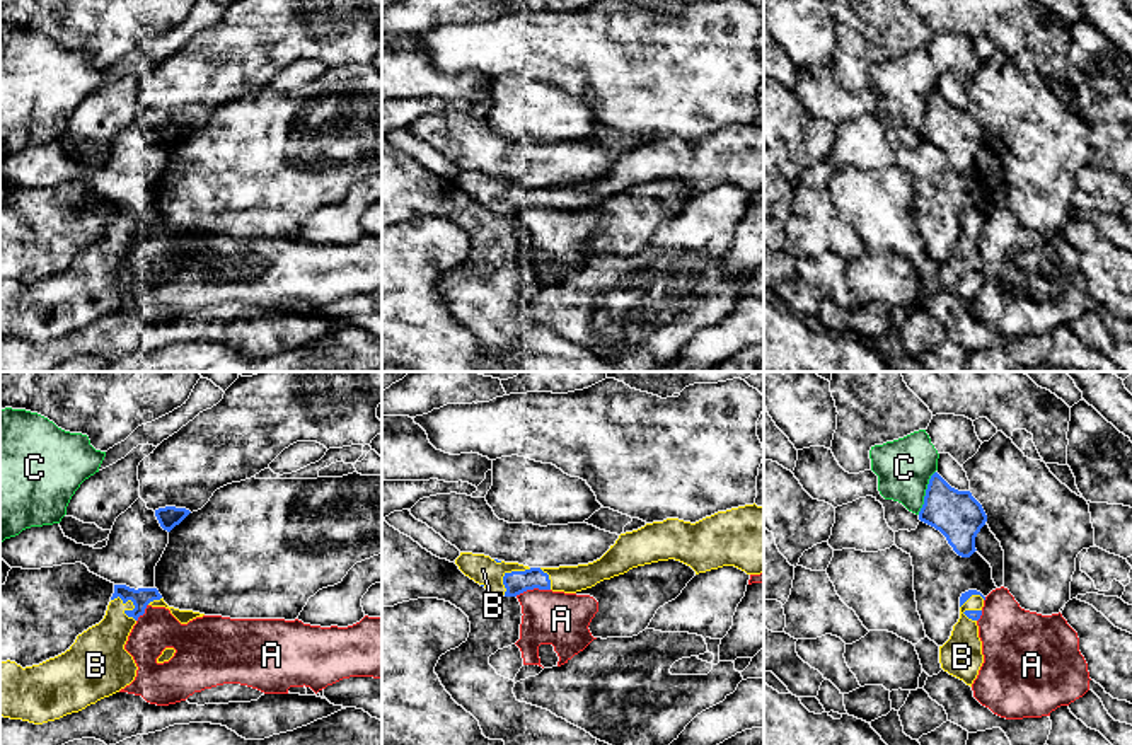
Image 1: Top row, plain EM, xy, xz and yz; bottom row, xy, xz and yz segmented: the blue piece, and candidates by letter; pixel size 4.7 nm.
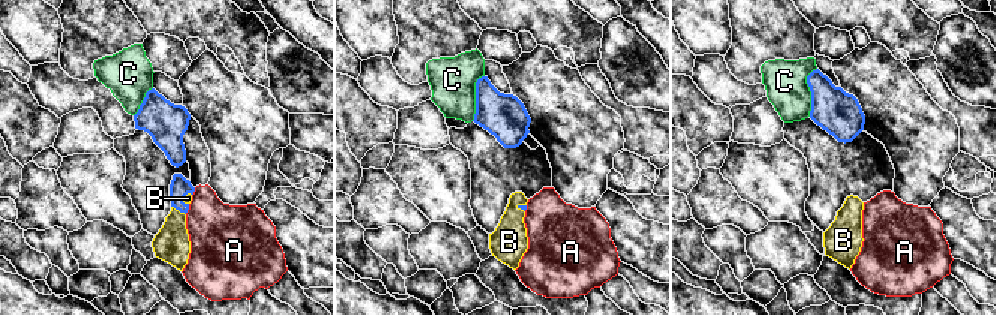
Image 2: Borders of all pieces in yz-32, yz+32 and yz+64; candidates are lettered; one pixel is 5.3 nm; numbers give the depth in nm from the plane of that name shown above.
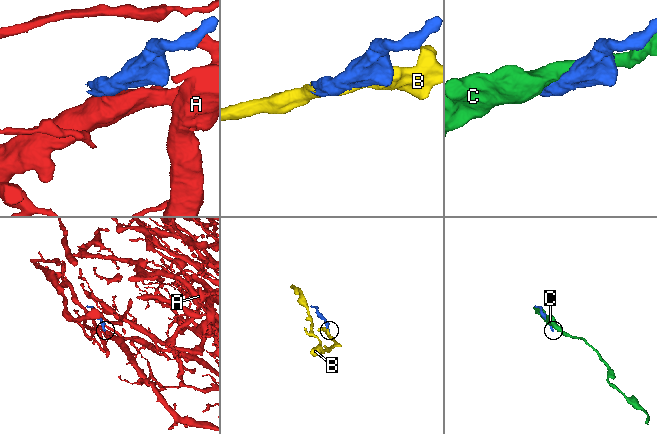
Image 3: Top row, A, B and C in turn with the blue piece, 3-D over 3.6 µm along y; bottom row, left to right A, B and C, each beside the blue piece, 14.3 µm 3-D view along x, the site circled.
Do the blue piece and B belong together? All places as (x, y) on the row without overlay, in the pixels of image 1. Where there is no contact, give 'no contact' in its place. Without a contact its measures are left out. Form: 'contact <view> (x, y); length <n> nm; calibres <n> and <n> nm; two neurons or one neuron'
contact xy (133, 222); length 160 nm; calibres 90 and 200 nm; one neuron

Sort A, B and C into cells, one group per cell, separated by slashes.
A / B / C

